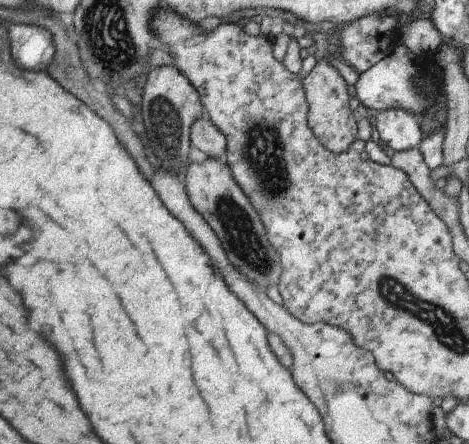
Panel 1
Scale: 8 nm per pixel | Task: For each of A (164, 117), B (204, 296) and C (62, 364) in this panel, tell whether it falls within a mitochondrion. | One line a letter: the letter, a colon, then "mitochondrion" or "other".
A: mitochondrion
B: other
C: other

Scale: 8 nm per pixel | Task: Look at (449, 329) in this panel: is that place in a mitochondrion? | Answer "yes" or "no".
yes

